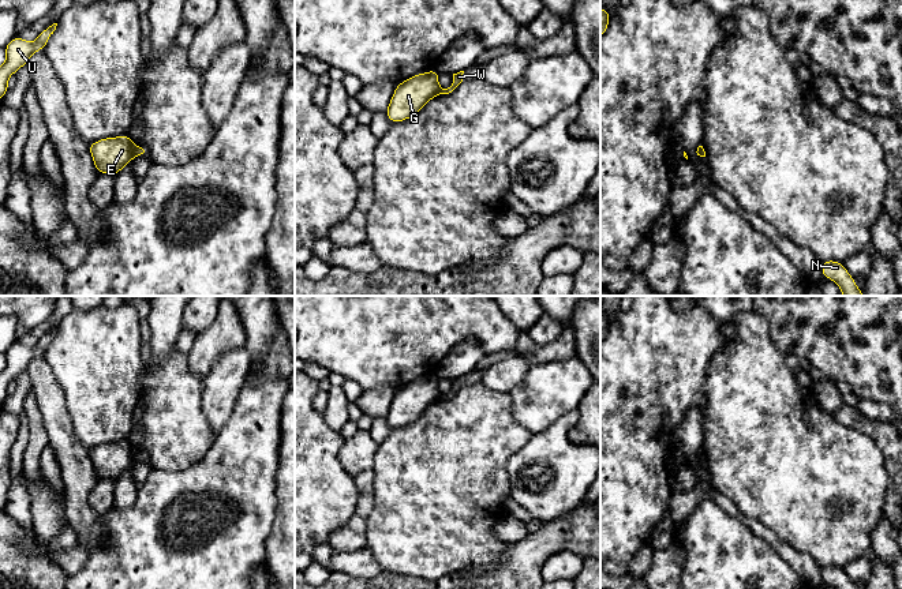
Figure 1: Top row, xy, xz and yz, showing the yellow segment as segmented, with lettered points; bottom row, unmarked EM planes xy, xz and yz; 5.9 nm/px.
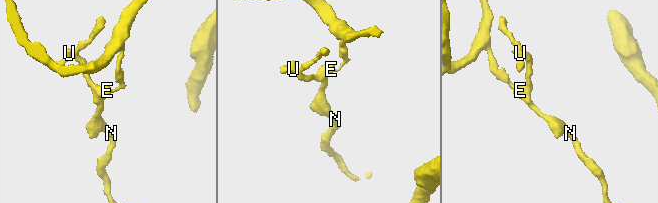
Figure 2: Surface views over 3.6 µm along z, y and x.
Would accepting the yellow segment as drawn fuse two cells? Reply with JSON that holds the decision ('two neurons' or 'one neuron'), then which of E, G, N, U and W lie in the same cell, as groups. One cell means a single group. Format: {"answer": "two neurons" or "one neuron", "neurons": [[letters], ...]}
{"answer": "two neurons", "neurons": [["E", "G", "N", "U"], ["W"]]}

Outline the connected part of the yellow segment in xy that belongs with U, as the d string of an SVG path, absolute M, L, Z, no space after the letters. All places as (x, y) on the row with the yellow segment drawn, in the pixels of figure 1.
M53 23L48 29L42 30L40 33L38 38L33 42L27 42L26 40L23 40L20 37L15 37L4 48L7 59L5 59L4 64L0 67L0 100L4 97L4 94L8 90L8 78L12 74L16 74L16 71L20 67L26 65L30 56L34 52L45 49L48 40L56 30L56 26L57 26L57 23Z

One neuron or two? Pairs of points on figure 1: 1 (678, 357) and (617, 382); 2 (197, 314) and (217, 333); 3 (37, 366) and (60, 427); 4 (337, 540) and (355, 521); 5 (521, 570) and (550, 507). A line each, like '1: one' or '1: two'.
1: one
2: two
3: one
4: one
5: two

